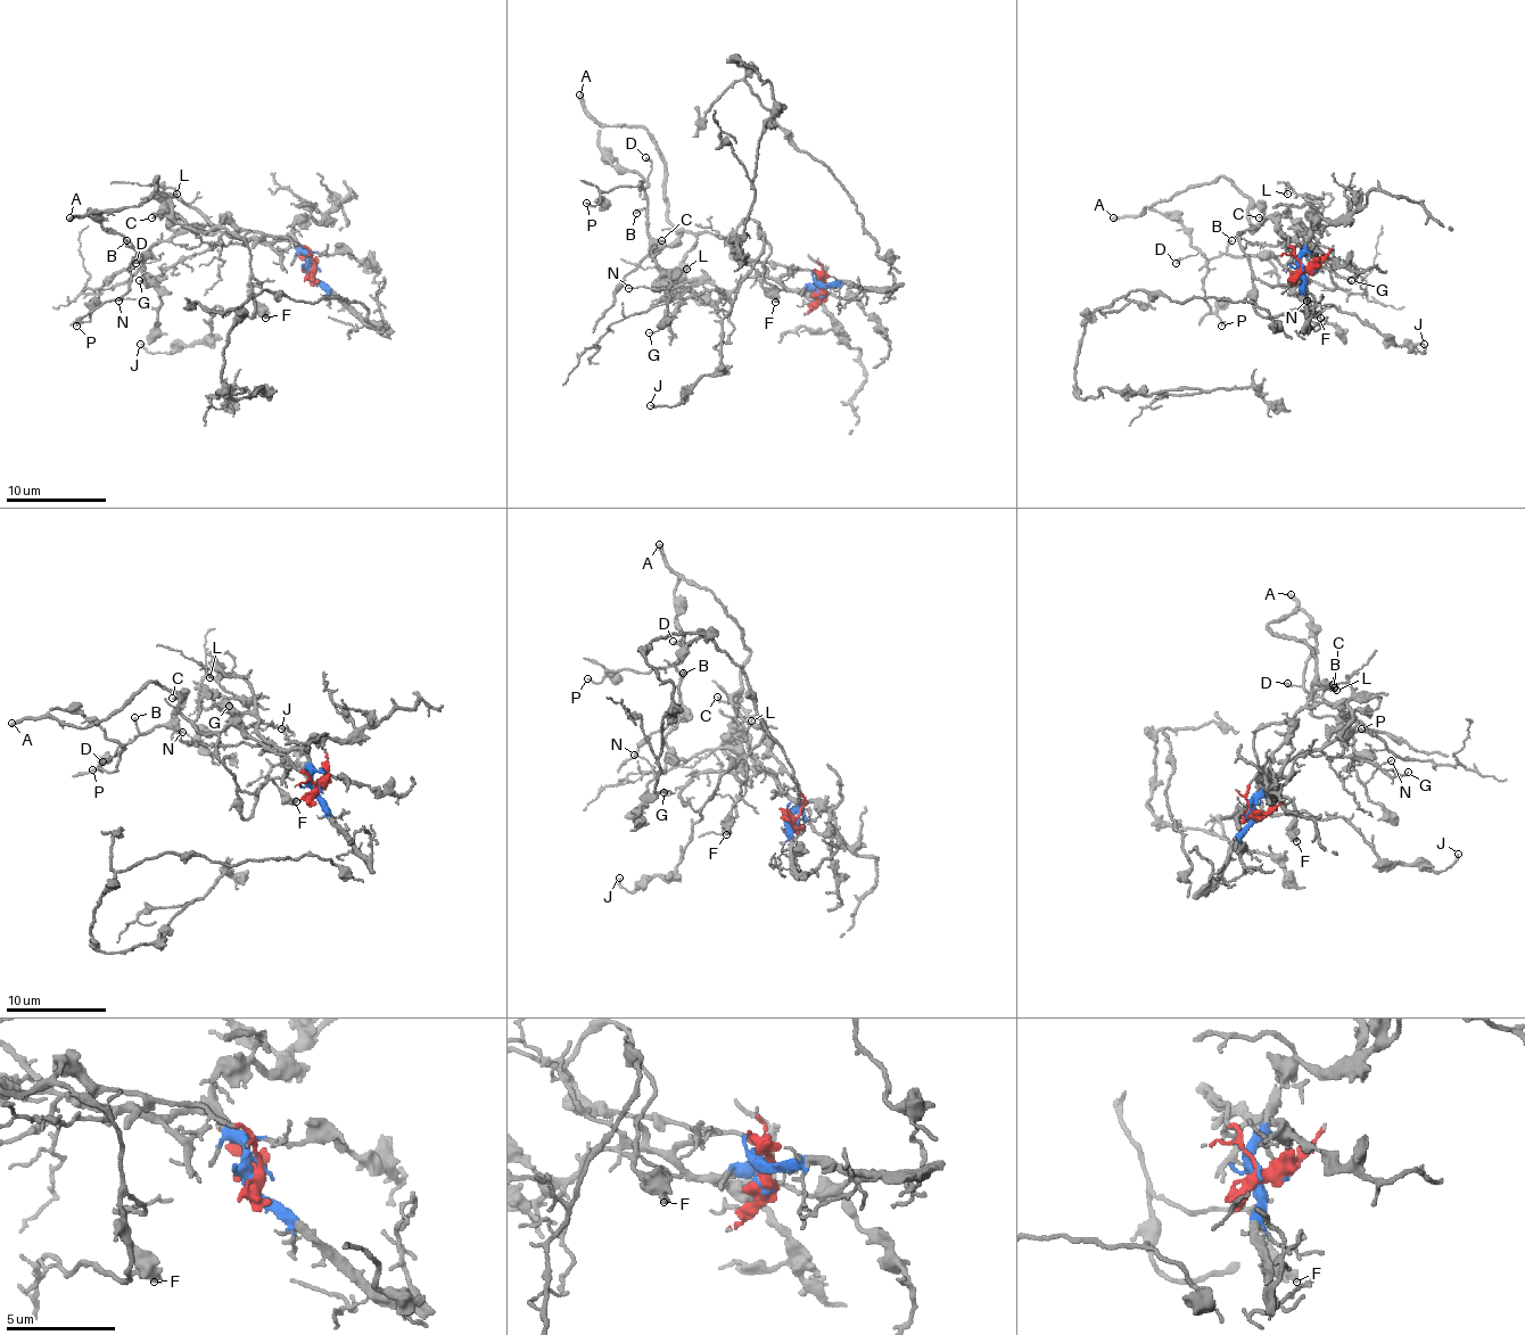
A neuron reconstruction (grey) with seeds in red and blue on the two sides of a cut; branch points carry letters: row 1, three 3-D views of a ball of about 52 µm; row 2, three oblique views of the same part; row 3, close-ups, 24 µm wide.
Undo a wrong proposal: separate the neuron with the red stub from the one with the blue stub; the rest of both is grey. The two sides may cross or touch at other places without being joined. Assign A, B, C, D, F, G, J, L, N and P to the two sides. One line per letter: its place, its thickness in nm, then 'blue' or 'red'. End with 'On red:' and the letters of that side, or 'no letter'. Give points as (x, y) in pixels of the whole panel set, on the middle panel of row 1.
A: at (579, 95); 320 nm thick; red
B: at (636, 213); 160 nm thick; red
C: at (661, 240); 130 nm thick; red
D: at (645, 157); 170 nm thick; red
F: at (775, 302); 480 nm thick; red
G: at (649, 332); 110 nm thick; blue
J: at (650, 405); 190 nm thick; red
L: at (686, 269); 140 nm thick; blue
N: at (628, 288); 120 nm thick; red
P: at (586, 203); 140 nm thick; red
On red: A, B, C, D, F, J, N, P

